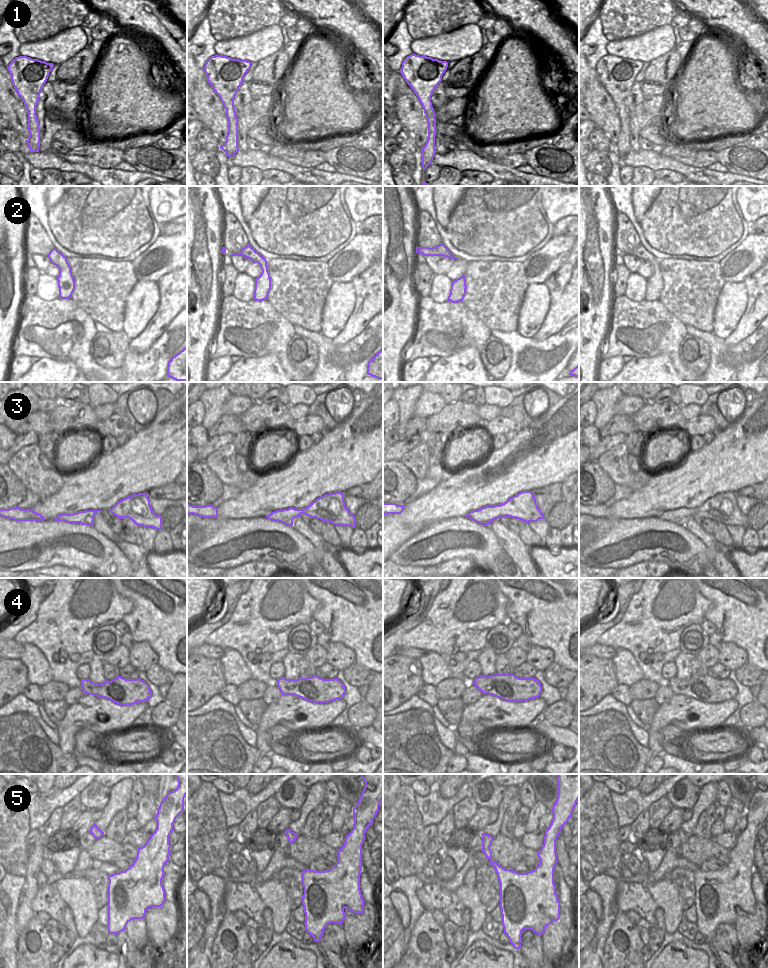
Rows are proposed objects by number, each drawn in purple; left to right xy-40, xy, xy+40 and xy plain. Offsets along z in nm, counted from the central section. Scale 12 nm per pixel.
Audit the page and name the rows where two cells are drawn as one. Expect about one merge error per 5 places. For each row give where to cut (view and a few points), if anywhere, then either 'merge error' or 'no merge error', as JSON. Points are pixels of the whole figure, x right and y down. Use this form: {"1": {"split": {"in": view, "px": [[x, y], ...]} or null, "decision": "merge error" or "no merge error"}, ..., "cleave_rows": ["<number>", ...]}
{"1": {"split": null, "decision": "no merge error"}, "2": {"split": null, "decision": "no merge error"}, "3": {"split": null, "decision": "no merge error"}, "4": {"split": null, "decision": "no merge error"}, "5": {"split": null, "decision": "no merge error"}, "cleave_rows": []}

